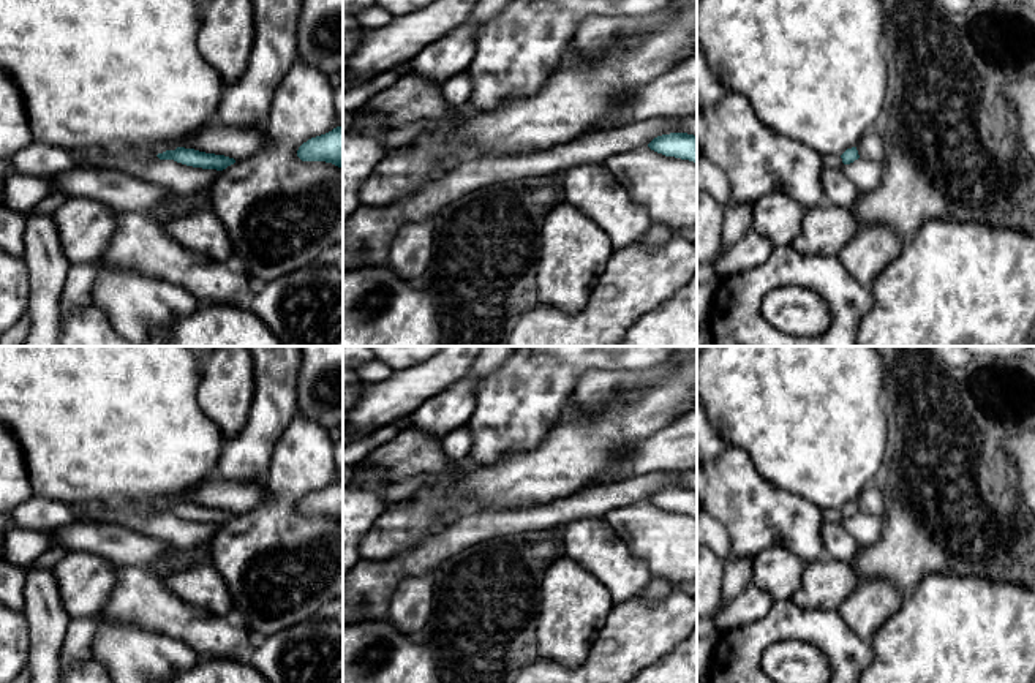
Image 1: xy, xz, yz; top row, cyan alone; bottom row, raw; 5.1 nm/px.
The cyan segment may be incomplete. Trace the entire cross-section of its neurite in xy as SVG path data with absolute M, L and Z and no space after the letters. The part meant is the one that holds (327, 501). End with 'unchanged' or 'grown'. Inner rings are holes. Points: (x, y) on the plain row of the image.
M343 481L303 496L297 511L302 515L326 515L343 523Z; unchanged

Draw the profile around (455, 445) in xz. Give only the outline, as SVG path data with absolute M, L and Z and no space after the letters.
M463 425L442 436L442 452L455 463L465 462L469 455L472 436L469 425Z

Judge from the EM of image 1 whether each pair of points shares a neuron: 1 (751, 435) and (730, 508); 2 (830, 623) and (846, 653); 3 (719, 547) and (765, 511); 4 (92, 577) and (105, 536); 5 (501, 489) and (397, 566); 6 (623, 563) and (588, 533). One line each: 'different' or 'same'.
1: different
2: same
3: different
4: different
5: different
6: same

